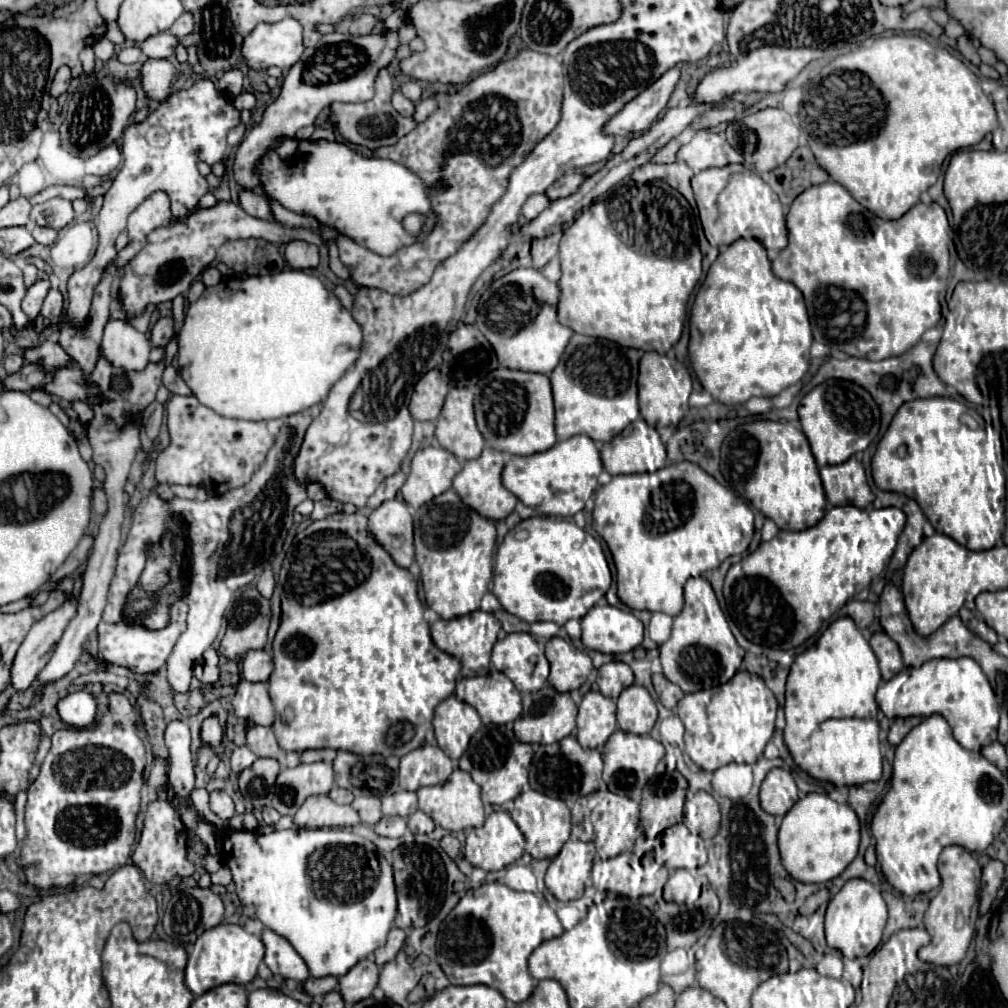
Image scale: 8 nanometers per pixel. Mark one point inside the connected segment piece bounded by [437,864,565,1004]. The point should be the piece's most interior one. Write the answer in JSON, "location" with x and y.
{"location":[487,938]}

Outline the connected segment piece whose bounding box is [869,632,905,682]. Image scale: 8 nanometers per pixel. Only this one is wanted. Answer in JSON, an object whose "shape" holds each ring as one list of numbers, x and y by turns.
{"shape":[[875,632,869,640,877,660,879,660,879,668,881,668,881,674,883,674,883,680,891,680,895,674,899,674,905,664,901,660,901,652,899,652,899,646,885,634,885,632]]}

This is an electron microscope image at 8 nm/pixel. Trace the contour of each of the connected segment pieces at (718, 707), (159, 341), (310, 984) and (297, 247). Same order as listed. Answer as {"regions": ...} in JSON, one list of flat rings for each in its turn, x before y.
{"regions":[[[739,670,727,684,685,694,677,708,685,726,685,752,697,766,711,772,731,762,755,764,775,730,777,700,763,678,747,670]],[[161,318,151,330,151,344,153,346,165,346,169,342,169,336,173,336,173,320]],[[325,976,325,978,309,978,309,980,305,980,305,982,303,982,303,988,305,988,305,992,307,992,309,996,317,998,317,996,323,996,323,994,335,990,337,984,339,984,339,982,337,982,335,976]],[[301,240,289,242,285,250,285,260,291,268,297,270,307,270,307,268,317,268,319,264,319,248]]]}

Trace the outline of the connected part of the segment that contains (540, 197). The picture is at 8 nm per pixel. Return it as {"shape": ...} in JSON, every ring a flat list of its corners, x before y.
{"shape":[[535,194,535,196,529,196,527,202,523,204,521,208,521,214,527,218,527,220,533,220,537,214,541,214,545,208,549,206,549,200,545,194]]}

